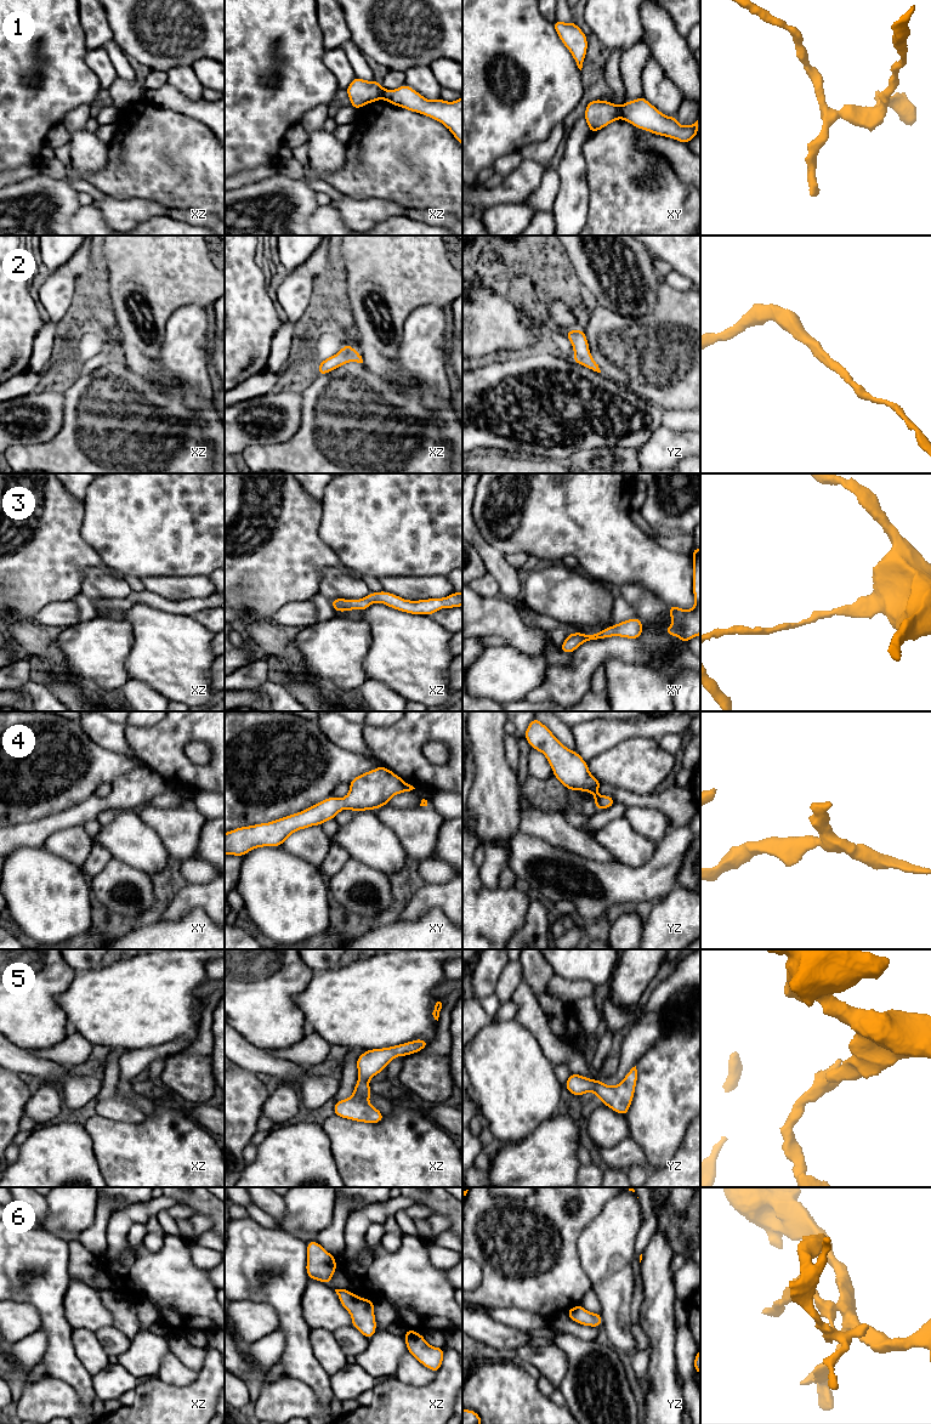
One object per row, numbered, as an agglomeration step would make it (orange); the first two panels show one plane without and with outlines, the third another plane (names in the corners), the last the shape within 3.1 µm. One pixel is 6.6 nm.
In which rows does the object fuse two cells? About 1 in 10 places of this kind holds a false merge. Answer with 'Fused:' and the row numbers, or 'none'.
Fused: 1

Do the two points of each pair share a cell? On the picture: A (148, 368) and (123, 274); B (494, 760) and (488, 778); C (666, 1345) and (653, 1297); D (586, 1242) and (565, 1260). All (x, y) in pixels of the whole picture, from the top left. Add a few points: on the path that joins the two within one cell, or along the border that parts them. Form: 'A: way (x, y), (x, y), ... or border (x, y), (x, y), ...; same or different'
A: way (140, 345), (138, 336), (124, 310), (123, 298); same
B: way (492, 765), (492, 773); same
C: way (662, 1333), (658, 1322), (658, 1309); same
D: border (588, 1224), (577, 1241), (578, 1259), (586, 1277); different

